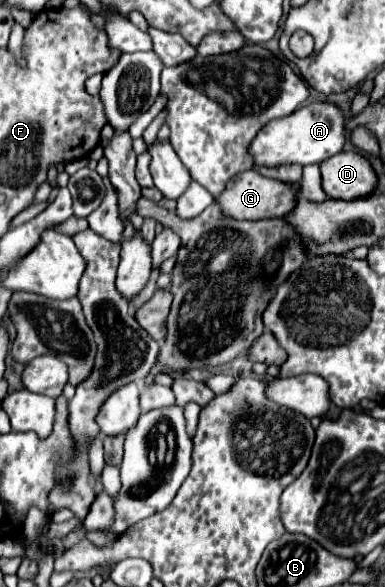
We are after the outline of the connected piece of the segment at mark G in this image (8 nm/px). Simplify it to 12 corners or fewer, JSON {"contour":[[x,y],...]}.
{"contour":[[255,169],[215,201],[237,221],[285,217],[295,191]]}

